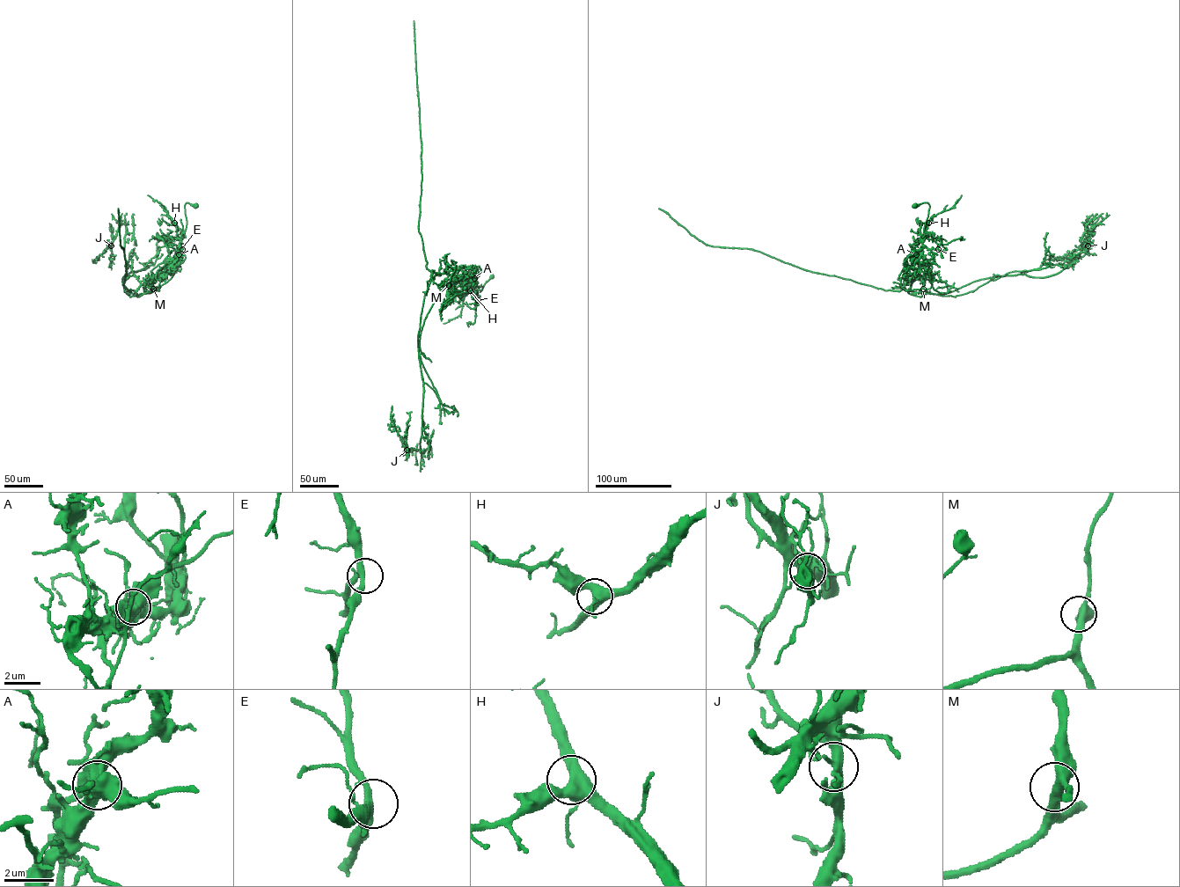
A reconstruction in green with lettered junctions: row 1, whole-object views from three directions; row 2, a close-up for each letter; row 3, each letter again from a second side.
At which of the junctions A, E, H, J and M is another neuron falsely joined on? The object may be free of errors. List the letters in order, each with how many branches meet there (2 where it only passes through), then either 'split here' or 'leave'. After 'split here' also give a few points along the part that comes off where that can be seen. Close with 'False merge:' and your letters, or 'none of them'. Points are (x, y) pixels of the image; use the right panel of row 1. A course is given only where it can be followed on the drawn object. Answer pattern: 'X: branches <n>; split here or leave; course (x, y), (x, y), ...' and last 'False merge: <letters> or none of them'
A: branches 5; split here; course (916, 254), (920, 250), (926, 291), (955, 296), (1007, 273), (1046, 267), (1050, 246)
E: branches 3; leave
H: branches 4; leave
J: branches 3; leave
M: branches 3; leave
False merge: A

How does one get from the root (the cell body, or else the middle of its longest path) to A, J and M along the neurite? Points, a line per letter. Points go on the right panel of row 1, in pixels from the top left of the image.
A: (914, 205), (927, 202), (929, 206), (922, 245), (915, 252), (916, 254)
J: (914, 205), (929, 208), (924, 267), (912, 291), (1056, 274), (1079, 256), (1088, 223), (1088, 245)
M: (914, 205), (927, 202), (929, 206), (921, 252), (923, 261), (928, 265), (929, 274), (923, 278), (923, 289)

